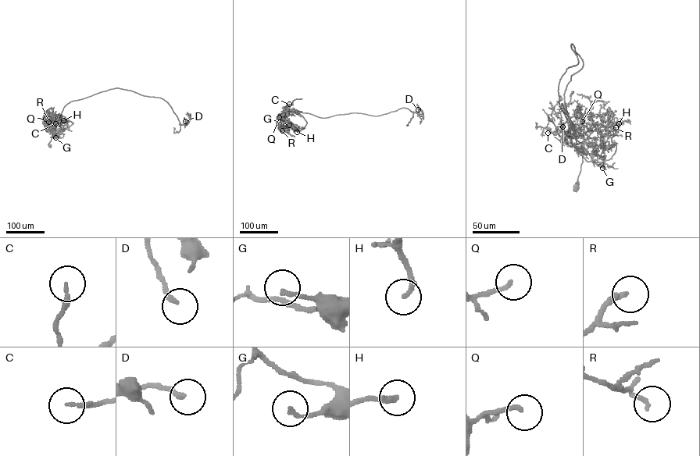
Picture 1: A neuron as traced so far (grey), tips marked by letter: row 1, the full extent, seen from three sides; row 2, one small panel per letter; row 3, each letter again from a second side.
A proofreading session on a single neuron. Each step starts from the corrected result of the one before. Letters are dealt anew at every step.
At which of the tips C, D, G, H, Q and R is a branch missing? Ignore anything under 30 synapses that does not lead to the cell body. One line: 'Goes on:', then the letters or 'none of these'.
Goes on: C, Q, R

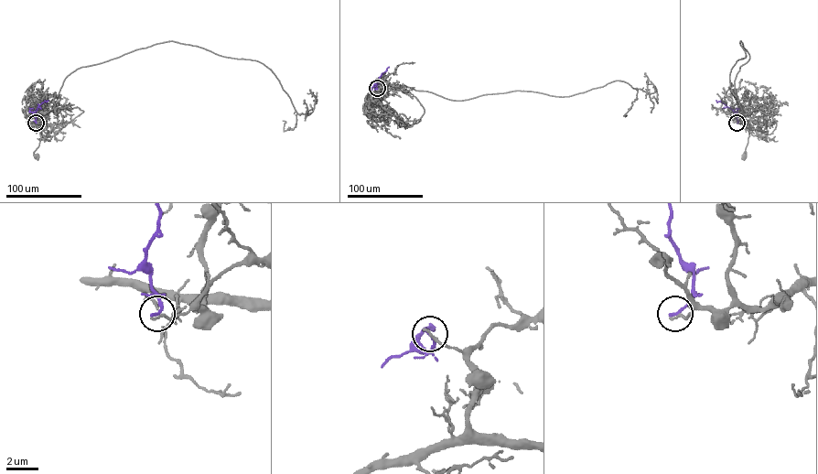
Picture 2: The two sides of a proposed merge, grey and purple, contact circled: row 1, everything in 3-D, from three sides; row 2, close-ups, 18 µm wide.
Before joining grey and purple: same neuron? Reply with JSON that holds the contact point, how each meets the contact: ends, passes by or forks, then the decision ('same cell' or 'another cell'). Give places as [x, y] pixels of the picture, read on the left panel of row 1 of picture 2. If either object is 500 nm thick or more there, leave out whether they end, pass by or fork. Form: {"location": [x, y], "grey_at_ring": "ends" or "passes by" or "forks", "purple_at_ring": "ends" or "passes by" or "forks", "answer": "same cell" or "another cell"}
{"location": [36, 123], "grey_at_ring": "ends", "purple_at_ring": "ends", "answer": "same cell"}

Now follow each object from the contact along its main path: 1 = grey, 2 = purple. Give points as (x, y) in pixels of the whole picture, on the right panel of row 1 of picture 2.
1: (737, 123), (742, 123), (749, 130), (744, 156)
2: (737, 123), (733, 111), (715, 100)

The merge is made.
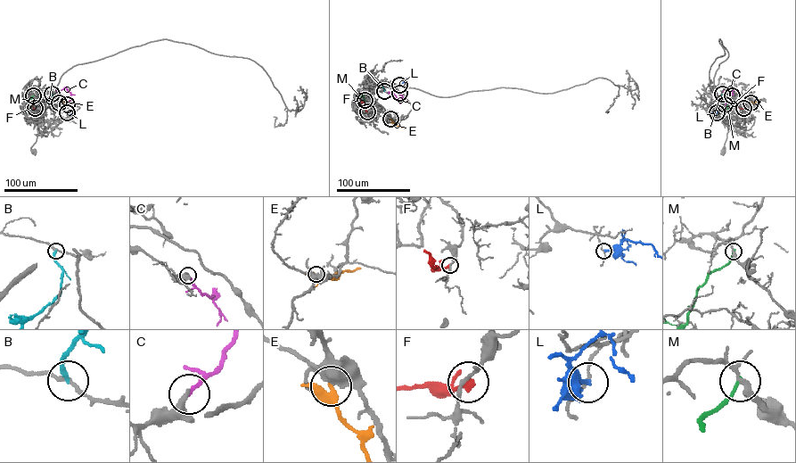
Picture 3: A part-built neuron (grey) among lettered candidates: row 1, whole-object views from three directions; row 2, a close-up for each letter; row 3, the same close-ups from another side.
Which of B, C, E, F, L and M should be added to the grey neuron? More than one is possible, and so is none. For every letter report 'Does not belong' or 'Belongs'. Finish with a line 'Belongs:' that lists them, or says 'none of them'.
B: Does not belong
C: Belongs
E: Does not belong
F: Does not belong
L: Does not belong
M: Does not belong
Belongs: C

